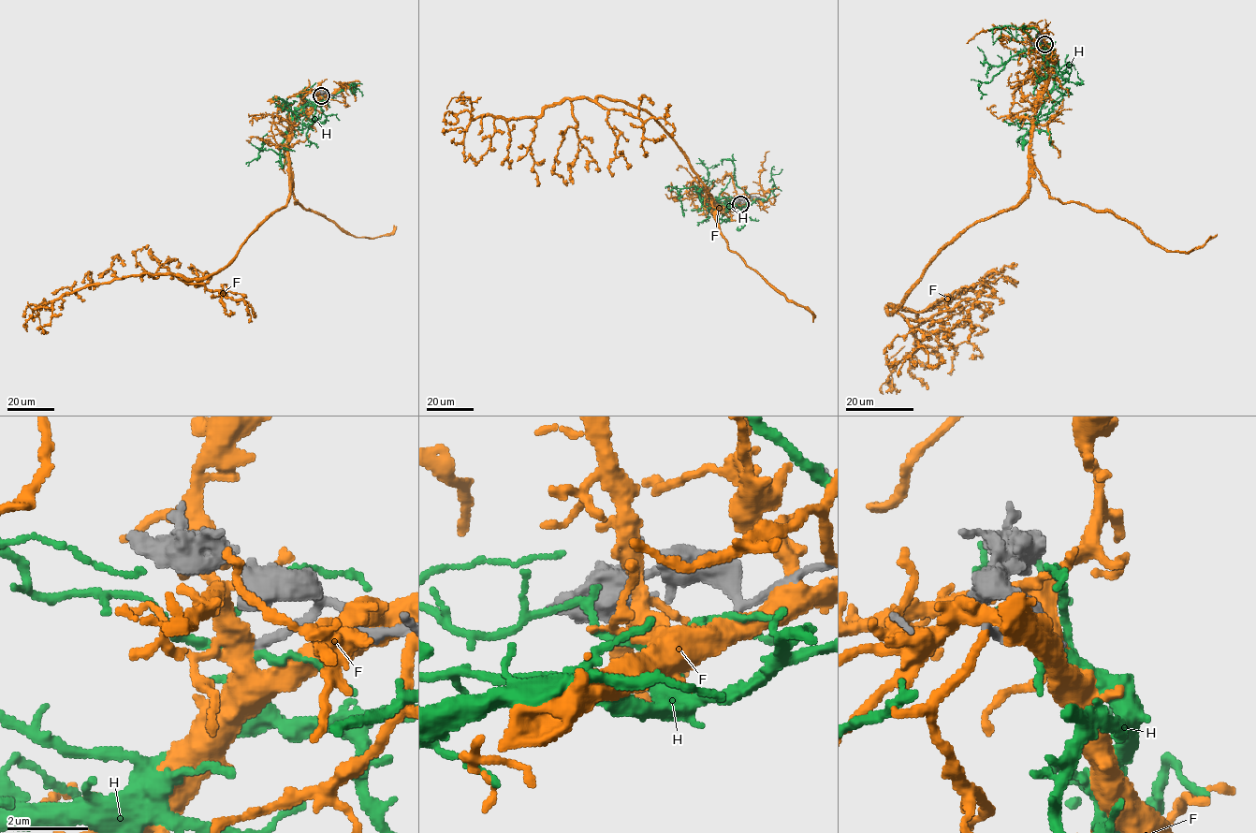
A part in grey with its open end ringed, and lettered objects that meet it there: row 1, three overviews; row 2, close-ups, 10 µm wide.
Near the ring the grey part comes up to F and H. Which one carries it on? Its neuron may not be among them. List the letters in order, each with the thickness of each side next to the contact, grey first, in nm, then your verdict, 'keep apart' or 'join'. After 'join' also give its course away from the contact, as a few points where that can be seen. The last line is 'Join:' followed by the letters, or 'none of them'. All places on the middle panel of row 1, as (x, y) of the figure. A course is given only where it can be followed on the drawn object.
F: 220/400 nm | keep apart
H: 240/190 nm | keep apart
Join: none of them

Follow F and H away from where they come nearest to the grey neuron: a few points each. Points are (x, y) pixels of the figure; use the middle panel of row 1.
F: (740, 204), (717, 208), (685, 153), (622, 101), (562, 98), (507, 119), (474, 119), (469, 97), (446, 109)
H: (740, 204), (739, 207), (719, 209), (712, 213), (692, 186), (679, 192), (680, 206), (682, 210), (686, 209)

